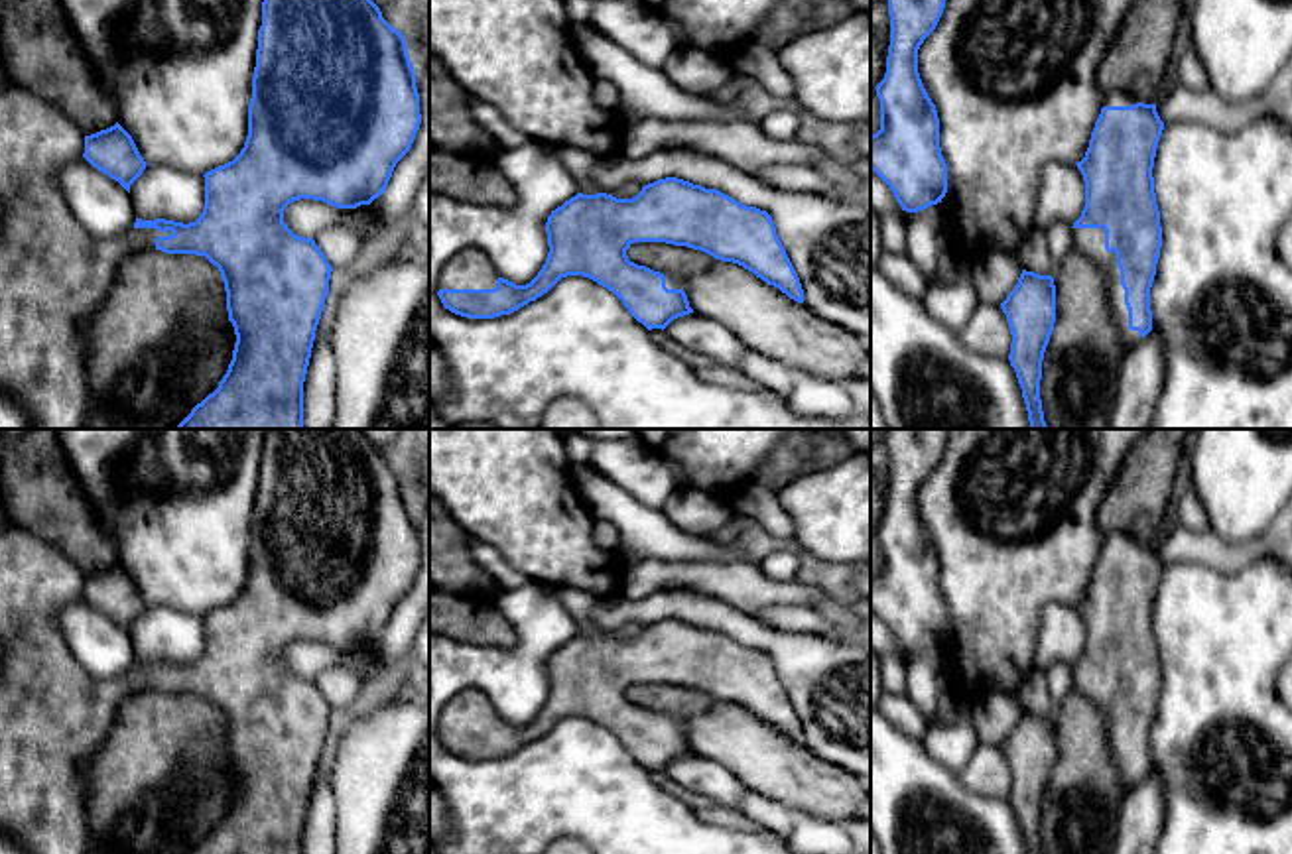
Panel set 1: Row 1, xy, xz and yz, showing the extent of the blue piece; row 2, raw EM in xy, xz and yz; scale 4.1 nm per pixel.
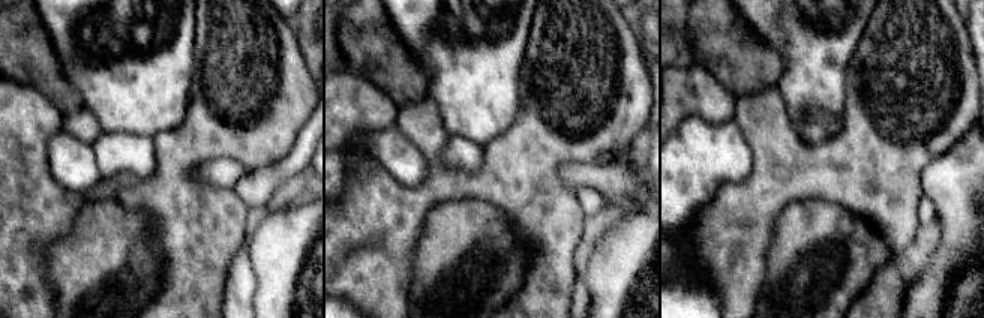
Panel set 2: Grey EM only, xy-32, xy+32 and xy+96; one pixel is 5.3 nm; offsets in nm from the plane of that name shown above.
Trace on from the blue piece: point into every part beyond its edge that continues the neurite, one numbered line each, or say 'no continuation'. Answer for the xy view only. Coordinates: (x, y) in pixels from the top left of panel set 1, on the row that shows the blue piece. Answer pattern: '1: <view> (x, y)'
1: xy (54, 276)

